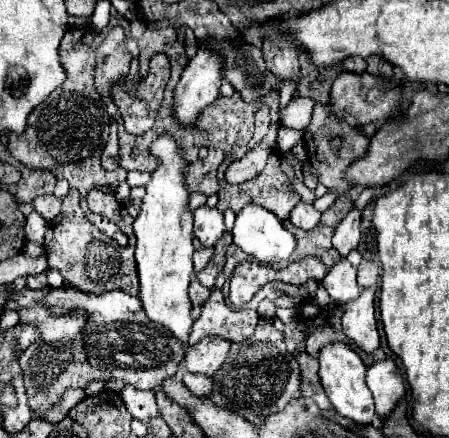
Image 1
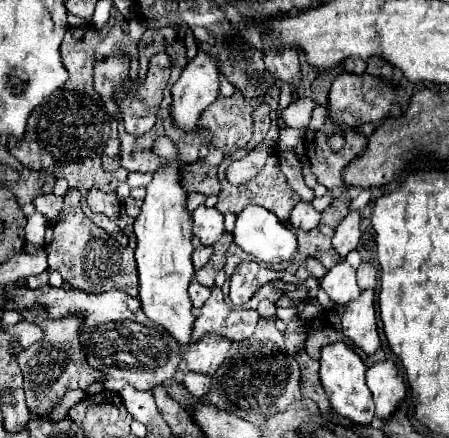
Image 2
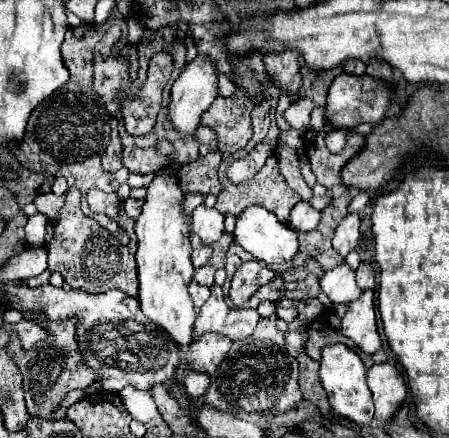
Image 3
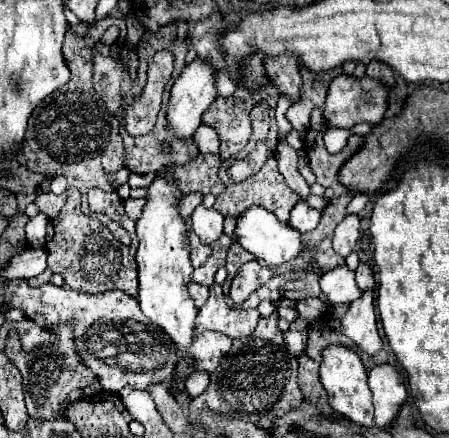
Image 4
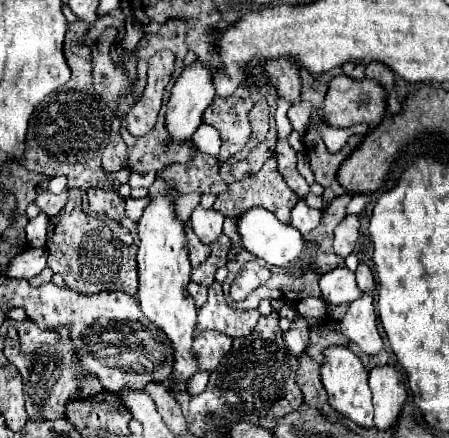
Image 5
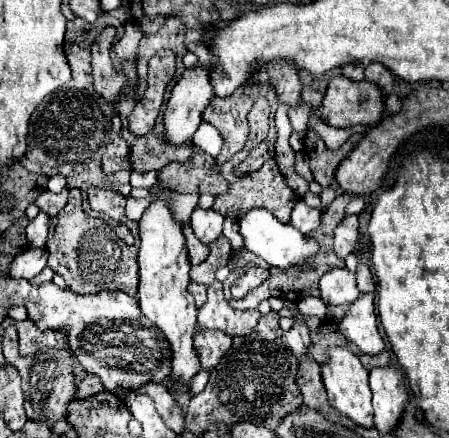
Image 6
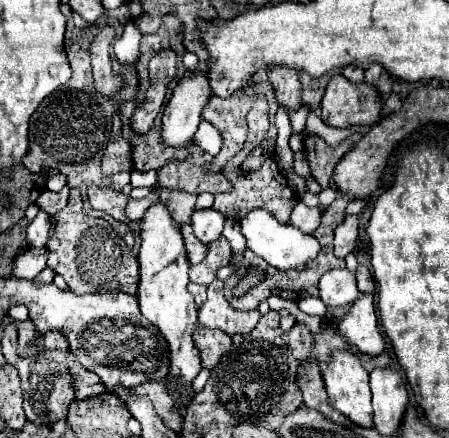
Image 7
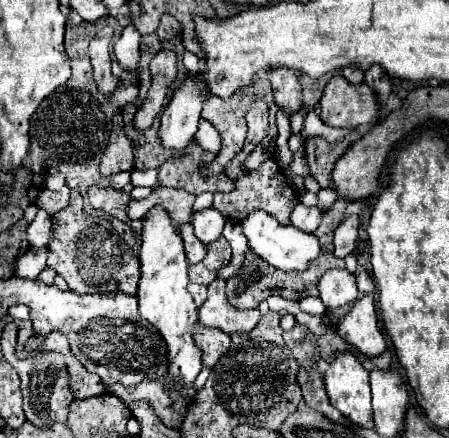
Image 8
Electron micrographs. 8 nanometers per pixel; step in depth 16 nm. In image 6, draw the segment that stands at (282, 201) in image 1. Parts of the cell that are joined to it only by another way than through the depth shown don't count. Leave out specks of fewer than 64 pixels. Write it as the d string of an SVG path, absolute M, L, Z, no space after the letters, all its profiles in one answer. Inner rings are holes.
M266 160L264 166L262 166L258 172L254 172L254 174L250 174L250 176L246 176L246 178L236 178L236 176L232 174L232 166L234 166L232 162L226 162L226 164L222 164L222 168L220 168L220 174L224 176L224 180L228 180L230 190L224 192L224 194L218 194L212 208L218 210L218 212L224 214L224 216L236 218L236 220L238 220L244 212L248 212L248 210L252 210L252 208L266 208L266 210L270 210L280 222L286 224L286 222L290 220L290 212L292 212L294 204L300 200L300 196L286 184L284 176L280 174L280 170L278 170L278 166L276 166L276 160Z

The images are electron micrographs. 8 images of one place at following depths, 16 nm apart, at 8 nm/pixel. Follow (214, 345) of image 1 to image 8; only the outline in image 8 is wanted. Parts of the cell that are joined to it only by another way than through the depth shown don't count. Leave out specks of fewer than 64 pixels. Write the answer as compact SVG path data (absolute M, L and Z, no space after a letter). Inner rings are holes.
M196 324L194 328L194 342L202 350L202 366L214 368L222 354L230 348L230 336L226 332L204 328L202 324Z

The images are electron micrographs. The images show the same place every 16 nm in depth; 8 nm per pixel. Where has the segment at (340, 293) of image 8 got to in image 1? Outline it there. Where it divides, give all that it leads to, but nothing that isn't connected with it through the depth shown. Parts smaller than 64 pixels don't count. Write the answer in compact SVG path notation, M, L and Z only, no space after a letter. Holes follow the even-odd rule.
M340 258L338 264L334 264L328 270L322 284L328 290L328 294L336 300L336 304L346 304L350 300L356 300L362 292L362 288L356 282L356 268L346 258Z

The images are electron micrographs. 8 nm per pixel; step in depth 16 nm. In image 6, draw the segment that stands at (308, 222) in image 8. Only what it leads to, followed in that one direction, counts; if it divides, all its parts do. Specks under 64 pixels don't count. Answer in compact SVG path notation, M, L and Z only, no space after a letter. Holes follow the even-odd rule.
M300 200L300 202L294 206L294 210L292 210L290 224L292 224L294 228L298 228L302 234L308 234L308 232L312 232L314 228L318 228L320 218L322 218L322 210L318 210L318 208L308 208L308 206Z

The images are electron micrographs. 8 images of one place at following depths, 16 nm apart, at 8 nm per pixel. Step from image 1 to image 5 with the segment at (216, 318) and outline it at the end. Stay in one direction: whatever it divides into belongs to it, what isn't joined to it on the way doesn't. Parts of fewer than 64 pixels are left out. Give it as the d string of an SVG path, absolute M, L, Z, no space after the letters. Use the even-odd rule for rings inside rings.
M214 282L208 288L208 300L198 310L196 330L218 330L230 338L244 338L254 332L260 318L258 310L232 310L222 292L222 284Z

